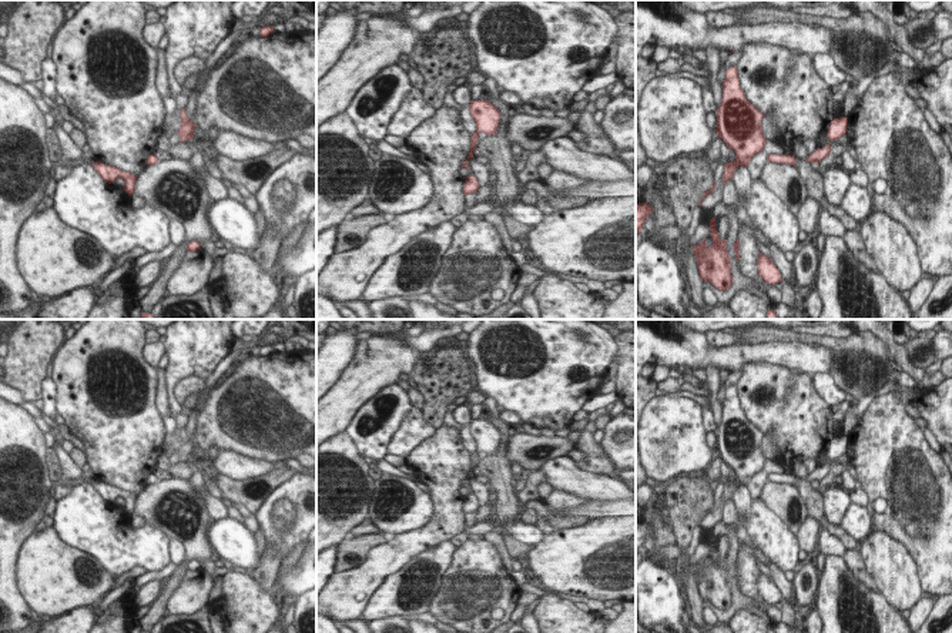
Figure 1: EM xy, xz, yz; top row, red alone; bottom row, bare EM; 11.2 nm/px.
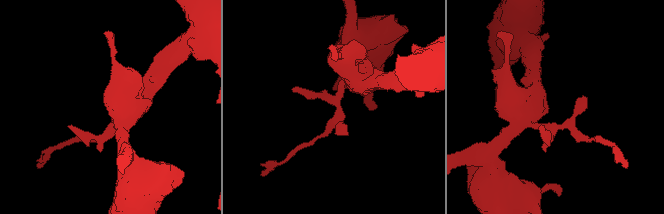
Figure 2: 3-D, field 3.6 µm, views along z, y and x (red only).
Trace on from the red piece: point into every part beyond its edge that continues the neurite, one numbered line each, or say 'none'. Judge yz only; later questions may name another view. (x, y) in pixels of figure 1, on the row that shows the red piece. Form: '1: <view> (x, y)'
none.

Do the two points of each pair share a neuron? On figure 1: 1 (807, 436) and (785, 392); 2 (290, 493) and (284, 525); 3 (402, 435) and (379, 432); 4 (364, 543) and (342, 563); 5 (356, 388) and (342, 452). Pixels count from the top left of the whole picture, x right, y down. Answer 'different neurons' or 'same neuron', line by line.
1: same neuron
2: same neuron
3: different neurons
4: same neuron
5: different neurons

